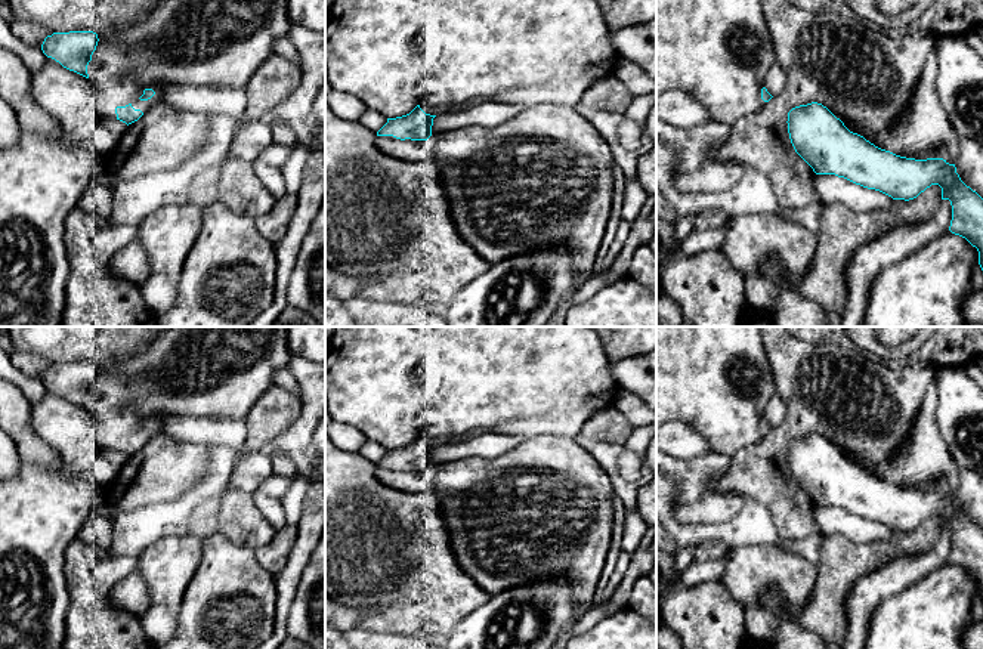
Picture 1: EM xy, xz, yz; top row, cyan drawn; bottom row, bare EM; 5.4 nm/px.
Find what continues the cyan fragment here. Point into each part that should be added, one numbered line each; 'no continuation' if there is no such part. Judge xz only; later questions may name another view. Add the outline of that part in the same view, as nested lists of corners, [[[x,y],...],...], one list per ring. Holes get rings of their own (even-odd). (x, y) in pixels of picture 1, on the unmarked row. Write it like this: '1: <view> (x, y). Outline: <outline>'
1: xz (532, 382). Outline: [[[439,327],[439,333],[446,371],[420,433],[430,446],[485,433],[576,439],[585,421],[619,392],[591,327]]]

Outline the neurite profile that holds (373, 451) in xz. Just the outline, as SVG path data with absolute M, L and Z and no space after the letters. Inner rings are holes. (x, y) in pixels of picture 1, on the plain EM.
M367 438L367 442L362 445L359 454L377 464L387 454L387 449Z

